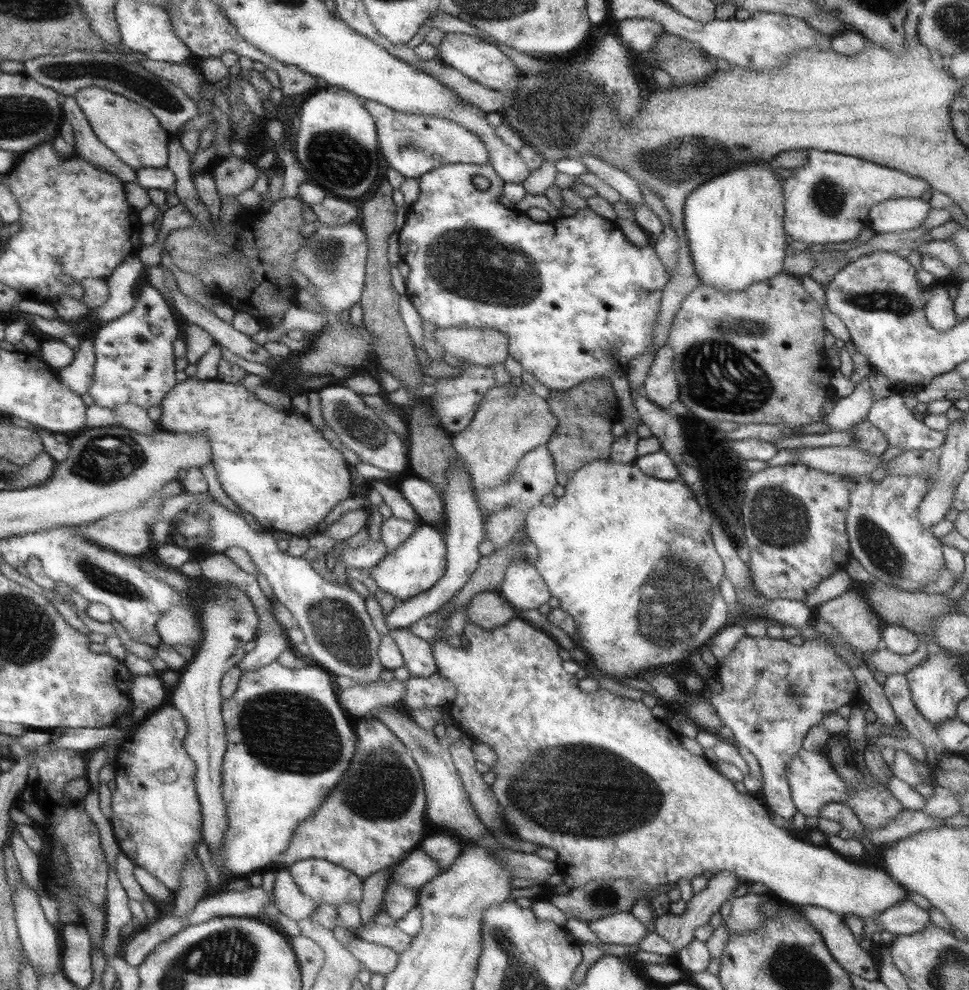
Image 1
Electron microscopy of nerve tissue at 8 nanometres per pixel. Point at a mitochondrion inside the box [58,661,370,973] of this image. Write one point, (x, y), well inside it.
(274, 731)

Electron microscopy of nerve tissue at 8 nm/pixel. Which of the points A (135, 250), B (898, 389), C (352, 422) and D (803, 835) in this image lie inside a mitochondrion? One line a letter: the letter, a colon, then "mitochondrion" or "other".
A: other
B: other
C: mitochondrion
D: other

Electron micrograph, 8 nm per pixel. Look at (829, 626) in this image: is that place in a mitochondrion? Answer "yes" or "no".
no

